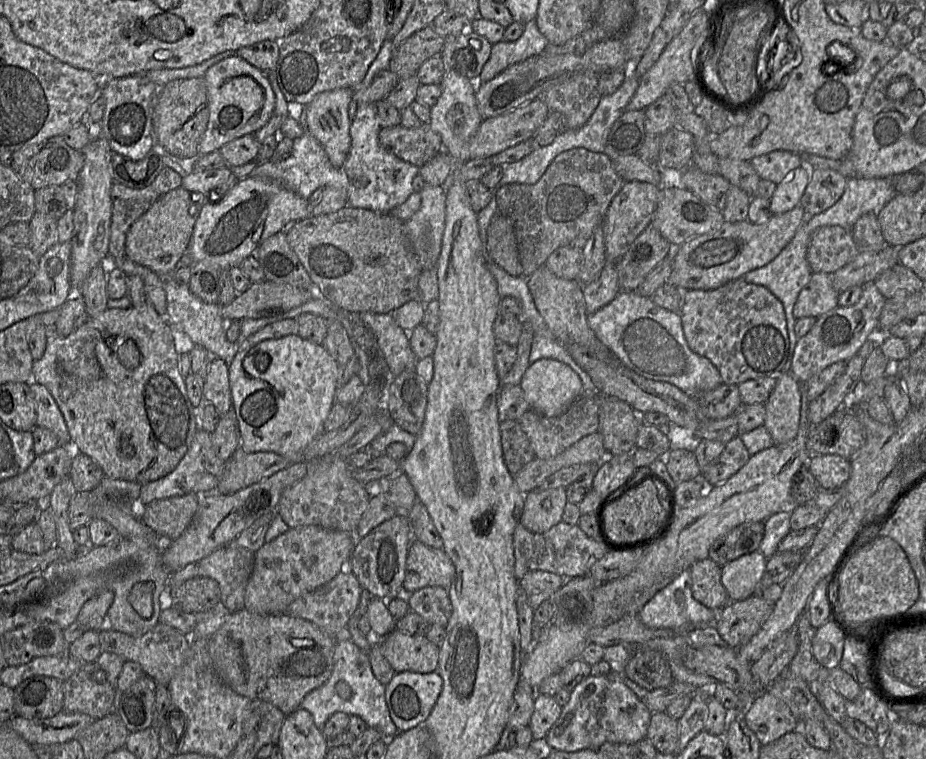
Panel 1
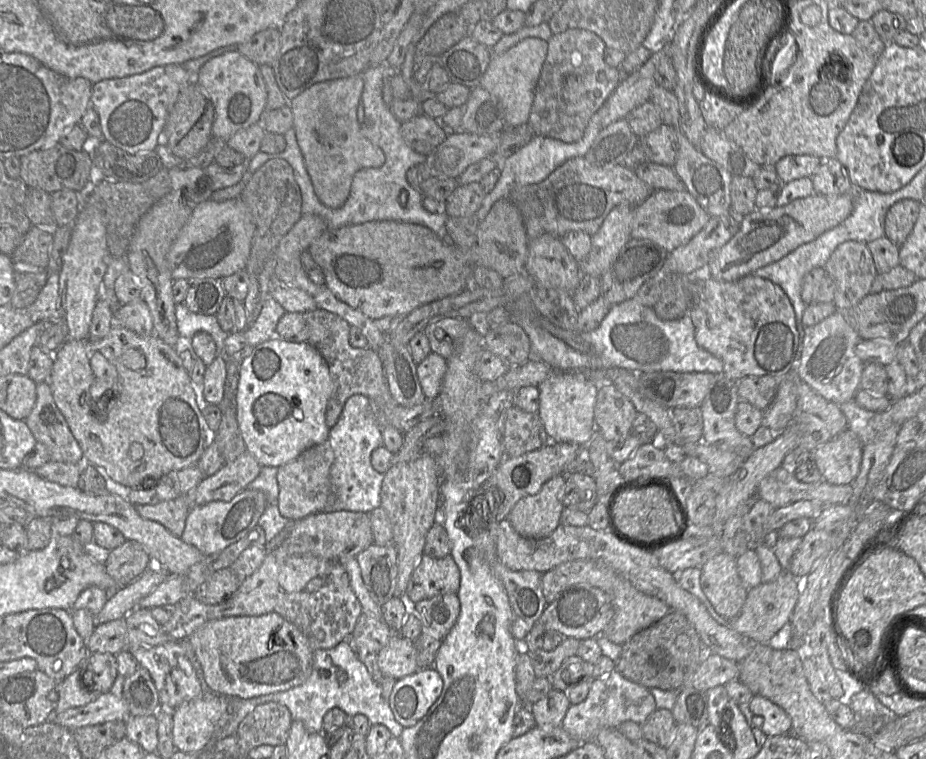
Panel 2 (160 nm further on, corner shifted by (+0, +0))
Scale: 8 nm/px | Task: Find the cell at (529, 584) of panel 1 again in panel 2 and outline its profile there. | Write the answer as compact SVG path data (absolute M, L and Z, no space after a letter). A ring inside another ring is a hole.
M574 560L562 563L543 573L541 582L547 604L553 602L564 590L578 583L589 583L608 593L612 597L614 616L603 629L602 635L620 645L660 620L671 610L664 601L640 592L628 580L600 560Z

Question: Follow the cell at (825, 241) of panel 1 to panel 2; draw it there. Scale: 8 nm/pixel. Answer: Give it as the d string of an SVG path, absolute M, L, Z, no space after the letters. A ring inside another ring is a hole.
M854 240L845 241L838 245L823 268L835 282L833 303L840 311L849 310L870 294L872 283L878 274L867 245Z

